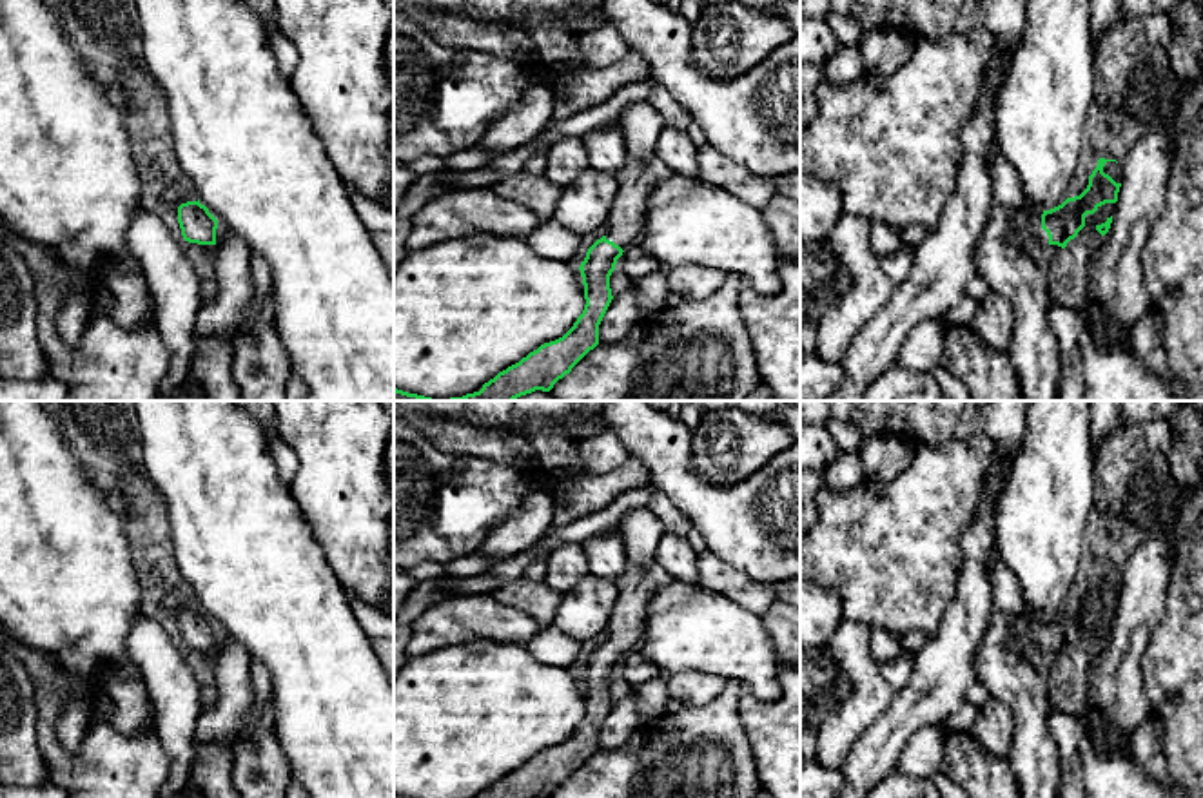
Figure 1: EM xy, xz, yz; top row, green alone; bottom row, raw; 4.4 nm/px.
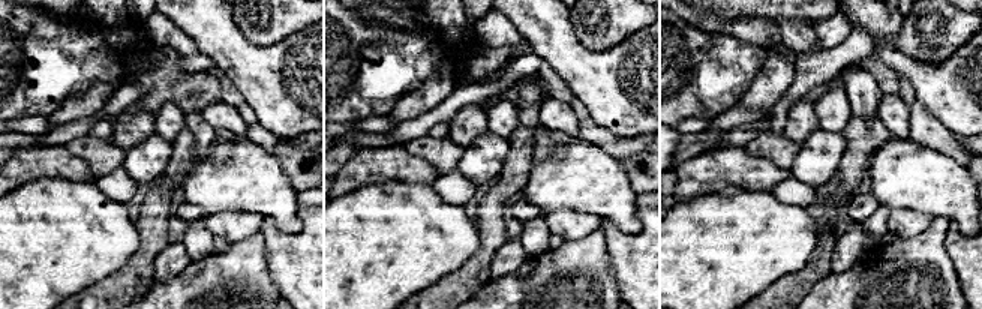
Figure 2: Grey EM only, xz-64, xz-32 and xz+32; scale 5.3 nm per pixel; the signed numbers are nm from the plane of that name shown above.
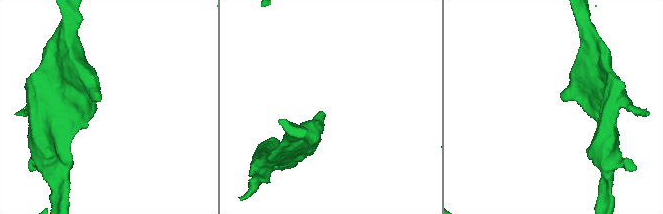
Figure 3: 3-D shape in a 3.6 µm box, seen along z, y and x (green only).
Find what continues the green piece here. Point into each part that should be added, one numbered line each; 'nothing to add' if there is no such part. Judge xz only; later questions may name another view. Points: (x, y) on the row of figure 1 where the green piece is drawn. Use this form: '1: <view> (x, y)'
1: xz (637, 176)

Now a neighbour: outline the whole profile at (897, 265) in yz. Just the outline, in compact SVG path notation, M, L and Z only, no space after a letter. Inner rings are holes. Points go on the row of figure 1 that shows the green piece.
M904 243L900 248L878 258L880 268L898 285L902 283L914 261L914 245Z

